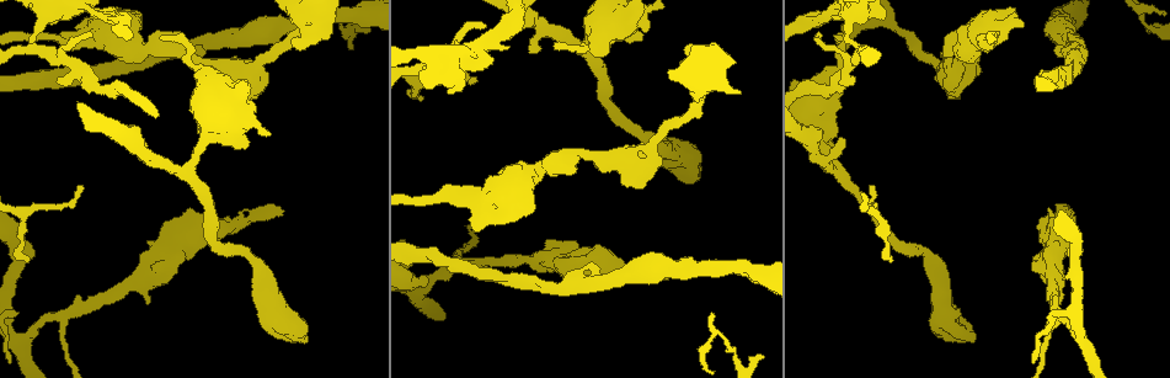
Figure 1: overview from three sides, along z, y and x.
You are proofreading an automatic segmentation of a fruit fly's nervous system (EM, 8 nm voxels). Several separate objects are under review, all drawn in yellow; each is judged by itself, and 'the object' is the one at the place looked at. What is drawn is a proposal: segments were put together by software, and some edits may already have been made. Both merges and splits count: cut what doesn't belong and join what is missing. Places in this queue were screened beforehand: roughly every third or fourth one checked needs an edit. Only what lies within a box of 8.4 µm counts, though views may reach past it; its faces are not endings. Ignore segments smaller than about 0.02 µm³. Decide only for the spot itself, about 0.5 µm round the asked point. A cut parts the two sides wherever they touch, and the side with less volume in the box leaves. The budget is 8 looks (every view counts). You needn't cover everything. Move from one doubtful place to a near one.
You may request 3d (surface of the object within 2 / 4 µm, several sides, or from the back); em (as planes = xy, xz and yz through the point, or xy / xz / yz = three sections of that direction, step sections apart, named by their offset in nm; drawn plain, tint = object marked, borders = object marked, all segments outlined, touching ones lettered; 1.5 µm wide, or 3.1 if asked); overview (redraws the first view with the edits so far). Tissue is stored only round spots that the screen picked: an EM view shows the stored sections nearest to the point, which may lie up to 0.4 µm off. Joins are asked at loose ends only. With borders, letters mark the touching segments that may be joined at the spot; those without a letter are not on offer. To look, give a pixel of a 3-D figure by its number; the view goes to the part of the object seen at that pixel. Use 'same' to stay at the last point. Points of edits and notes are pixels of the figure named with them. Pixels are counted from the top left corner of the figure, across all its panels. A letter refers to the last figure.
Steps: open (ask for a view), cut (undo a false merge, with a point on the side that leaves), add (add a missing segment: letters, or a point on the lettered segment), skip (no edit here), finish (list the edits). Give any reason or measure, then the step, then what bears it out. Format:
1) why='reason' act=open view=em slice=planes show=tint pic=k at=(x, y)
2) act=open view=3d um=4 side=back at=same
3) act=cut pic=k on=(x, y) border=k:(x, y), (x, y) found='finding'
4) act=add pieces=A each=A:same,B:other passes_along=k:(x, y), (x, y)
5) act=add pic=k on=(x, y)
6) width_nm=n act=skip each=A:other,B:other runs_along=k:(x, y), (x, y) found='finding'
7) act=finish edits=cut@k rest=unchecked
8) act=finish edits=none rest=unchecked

why='abrupt turn' act=open view=em slice=planes show=plain pic=1 at=(847, 20)

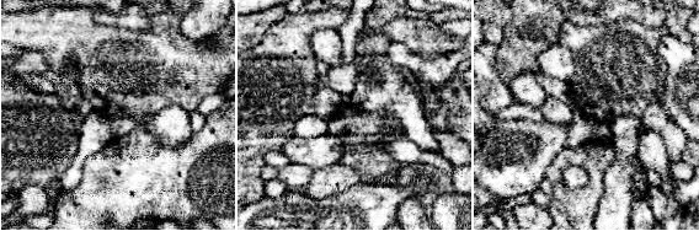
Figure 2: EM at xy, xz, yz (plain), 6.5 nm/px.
act=open view=em slice=planes show=tint at=same

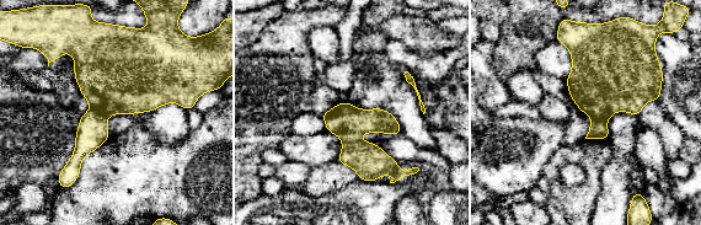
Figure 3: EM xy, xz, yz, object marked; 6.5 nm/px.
why='see the neighbours' act=open view=em slice=planes show=borders at=same

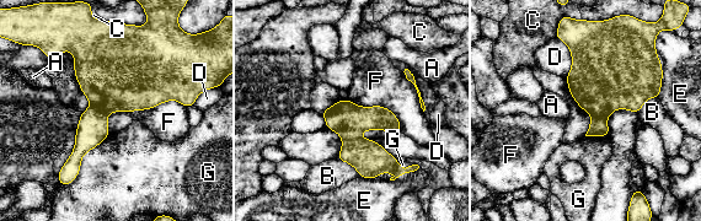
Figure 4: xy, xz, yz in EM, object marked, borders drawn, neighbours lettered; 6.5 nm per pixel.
act=cut pic=4 on=(116, 75) each=A:other,B:other,C:other,D:other,E:other,F:other,G:other border=4:(91, 104), (107, 113) found='two cells meet here'

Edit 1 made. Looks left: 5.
why='an open end' act=open view=3d um=2 pic=1 at=(837, 142)

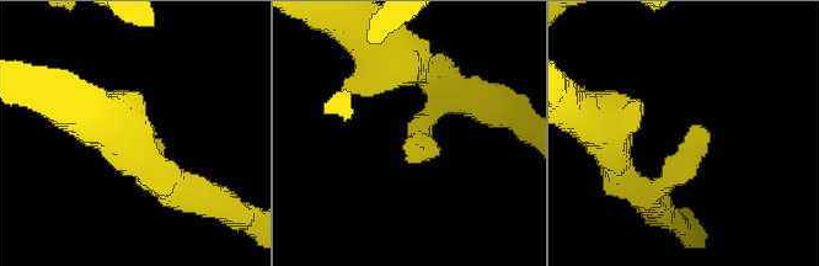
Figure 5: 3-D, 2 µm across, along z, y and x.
why='shape alone is not enough' act=open view=em slice=planes show=borders pic=5 at=(687, 135)

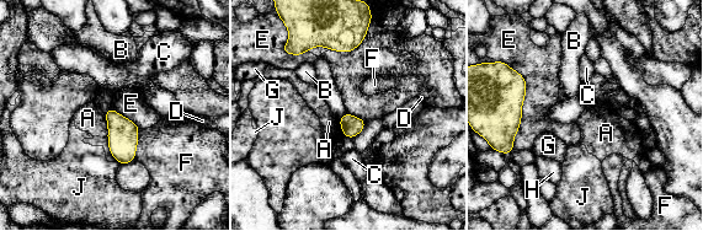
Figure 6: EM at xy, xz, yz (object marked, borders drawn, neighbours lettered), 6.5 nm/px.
width_nm=130 act=skip each=A:other,B:other,C:other,D:other,E:other,F:other,G:other,H:other,J:other border=6:(514, 69), (526, 84), (523, 103) found='none of them fits'

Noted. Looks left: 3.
act=open view=3d um=2 side=back pic=1 at=(949, 48)

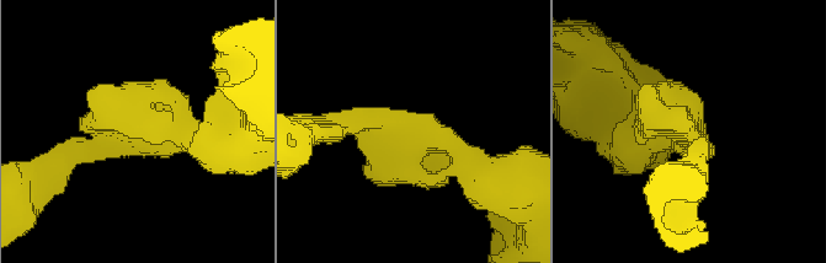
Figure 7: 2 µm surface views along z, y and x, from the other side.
act=open view=em slice=xz step=4 show=tint pic=7 at=(681, 129)

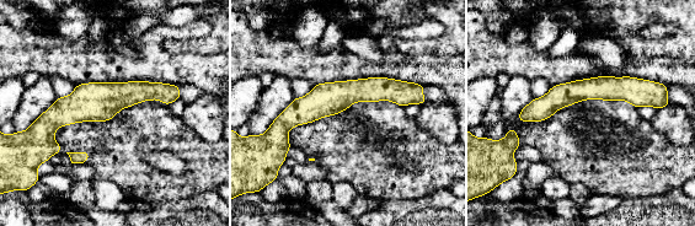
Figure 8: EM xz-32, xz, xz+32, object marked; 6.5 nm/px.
why='cut it another way' act=open view=em slice=planes show=borders at=same

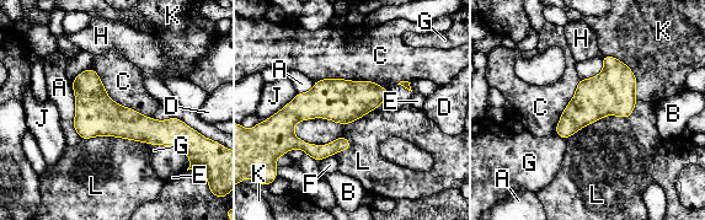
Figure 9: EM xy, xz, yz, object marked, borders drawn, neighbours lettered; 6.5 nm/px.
act=skip each=A:other,B:other,C:other,D:other,E:other,F:other,G:other,H:other,J:other,K:other,L:other found='one cell here'

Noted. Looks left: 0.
act=finish edits=cut@4 rest=unchecked

